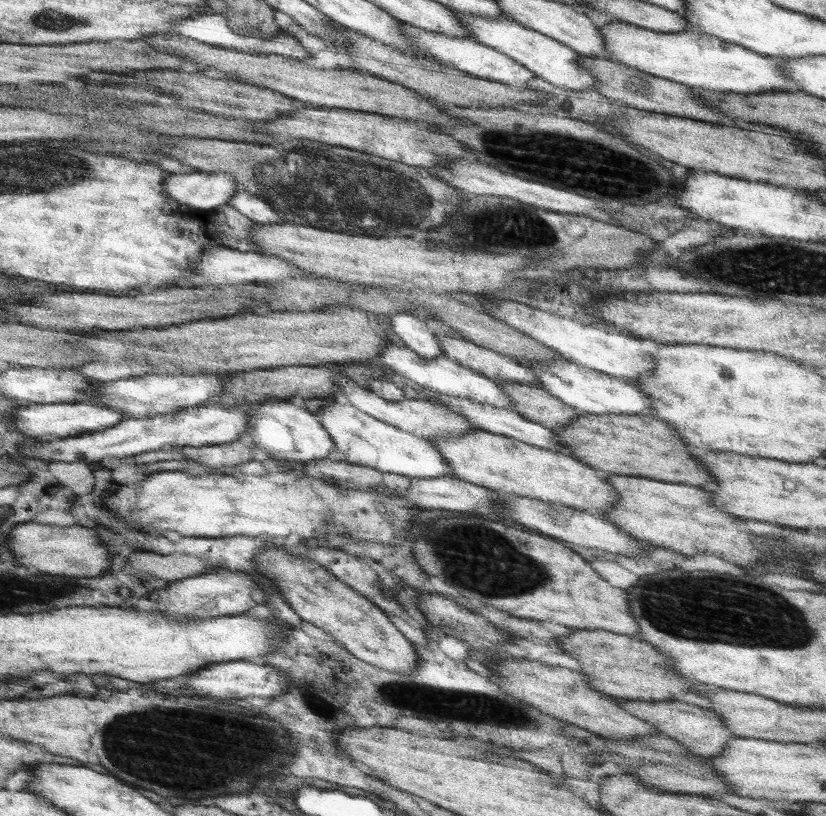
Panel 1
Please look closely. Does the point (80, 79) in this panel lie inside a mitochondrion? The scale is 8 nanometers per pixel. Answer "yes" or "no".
no

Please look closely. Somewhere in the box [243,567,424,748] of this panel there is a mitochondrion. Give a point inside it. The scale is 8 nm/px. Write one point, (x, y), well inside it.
(315, 698)

